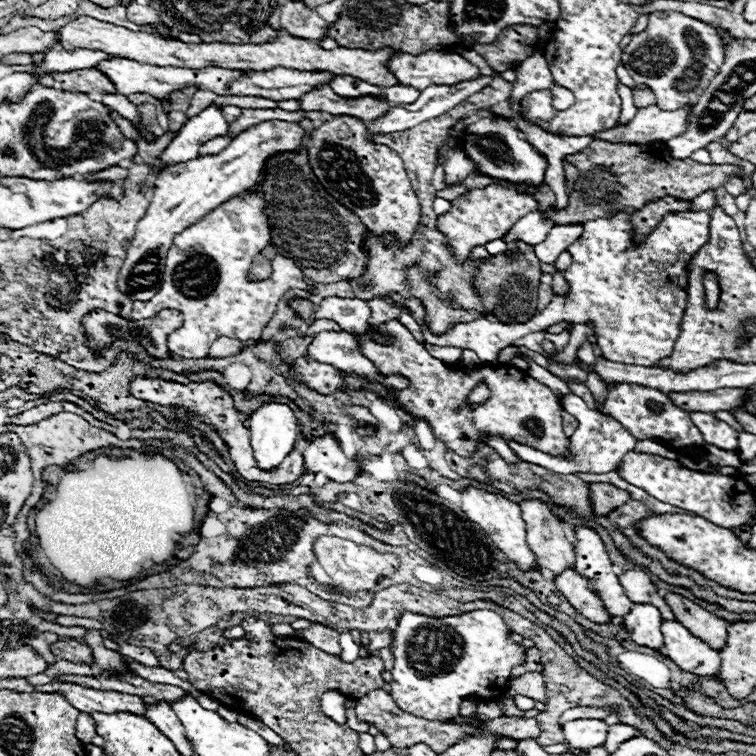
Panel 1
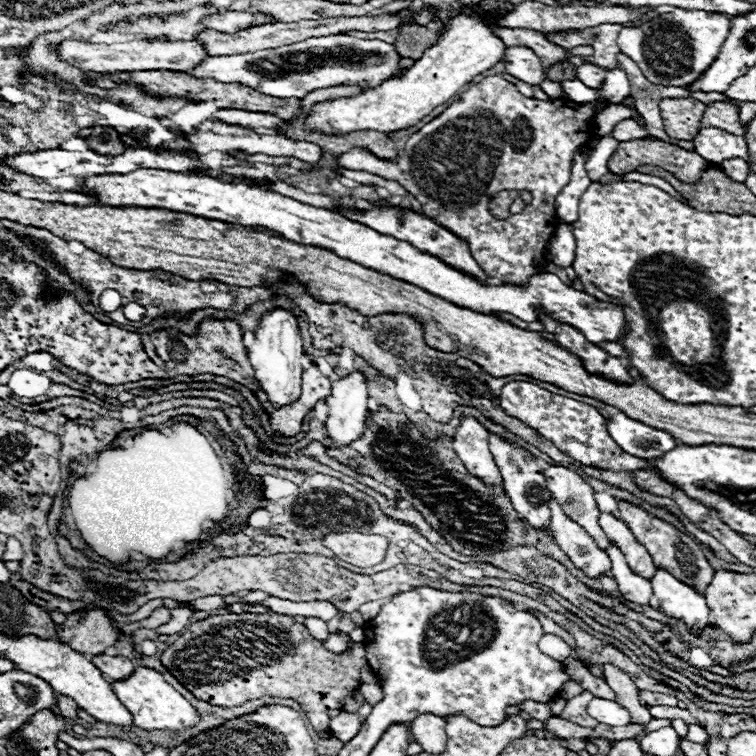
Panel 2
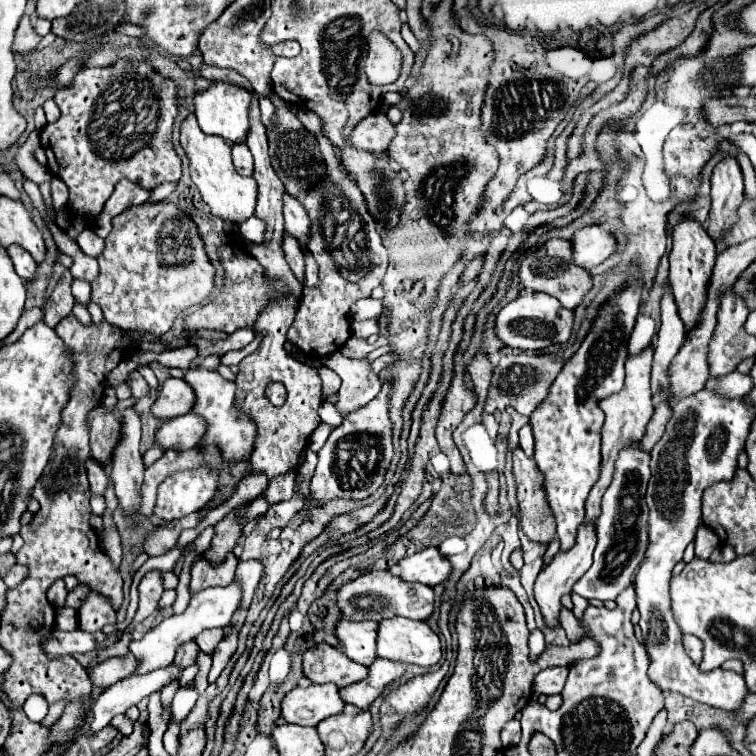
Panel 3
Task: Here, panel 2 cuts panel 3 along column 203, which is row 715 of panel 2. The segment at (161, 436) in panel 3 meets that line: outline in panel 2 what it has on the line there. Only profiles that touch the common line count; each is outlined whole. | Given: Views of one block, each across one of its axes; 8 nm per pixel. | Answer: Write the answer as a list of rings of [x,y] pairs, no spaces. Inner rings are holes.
[[[420,714],[410,722],[412,738],[424,748],[424,752],[440,754],[446,748],[446,720],[436,714]]]

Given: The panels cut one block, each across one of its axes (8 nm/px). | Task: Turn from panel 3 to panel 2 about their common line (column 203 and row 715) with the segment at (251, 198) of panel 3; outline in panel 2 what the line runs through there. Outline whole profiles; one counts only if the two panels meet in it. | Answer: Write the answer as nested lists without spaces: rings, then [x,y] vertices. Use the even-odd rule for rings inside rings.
[[[138,666],[126,680],[114,680],[112,690],[120,698],[120,702],[124,702],[126,710],[132,714],[134,724],[138,728],[144,728],[144,730],[156,730],[156,728],[182,730],[182,728],[192,726],[200,720],[196,708],[192,708],[190,702],[180,692],[176,692],[170,684],[164,682],[164,678],[158,672],[154,672],[150,668]]]

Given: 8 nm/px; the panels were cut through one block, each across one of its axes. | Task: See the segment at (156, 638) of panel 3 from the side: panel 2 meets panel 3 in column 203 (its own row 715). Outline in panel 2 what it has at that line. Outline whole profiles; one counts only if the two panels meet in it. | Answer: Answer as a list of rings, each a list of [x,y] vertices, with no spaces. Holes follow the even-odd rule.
[[[596,696],[588,704],[588,714],[608,726],[624,726],[630,722],[630,712],[624,706],[612,700],[596,698]]]

